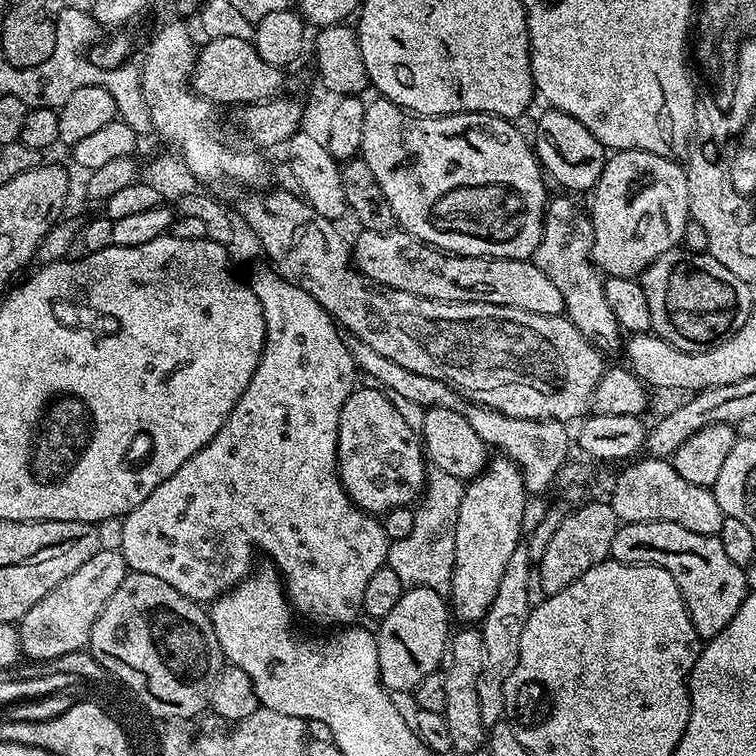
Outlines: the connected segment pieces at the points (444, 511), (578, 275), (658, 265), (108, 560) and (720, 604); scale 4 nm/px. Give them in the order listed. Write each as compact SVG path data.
M431 467L427 471L425 489L414 510L413 529L406 538L393 541L388 548L387 567L394 570L406 590L428 588L444 594L451 589L454 538L465 487L463 481L444 470Z
M560 194L564 196L553 195L547 206L544 208L544 225L542 226L542 238L538 242L536 247L536 254L534 257L534 263L538 266L538 270L542 270L542 274L546 274L546 278L550 278L550 282L554 282L554 286L558 286L558 294L562 294L562 302L564 303L564 312L571 324L582 334L582 338L586 338L586 342L590 342L590 346L594 346L600 351L601 356L605 358L611 358L611 356L621 355L622 352L622 329L620 323L614 318L614 310L610 310L610 302L606 302L606 292L604 290L604 280L601 273L598 271L595 264L592 263L592 247L594 246L594 230L592 229L592 218L587 211L584 212L575 204L573 197L568 194Z
M683 246L674 247L658 257L645 272L641 272L638 279L650 306L651 331L678 346L678 350L701 352L726 342L726 338L730 338L730 334L734 334L734 330L738 330L738 326L742 326L742 322L746 322L754 310L750 285L730 274L730 270L726 270L726 266L722 266L708 252L689 252Z
M98 551L86 566L78 566L70 578L62 578L38 606L30 606L18 622L20 634L20 651L28 660L49 660L62 654L81 651L88 643L98 614L110 602L114 590L122 586L130 569L124 561L124 555L115 552Z
M674 522L621 523L614 534L611 559L623 564L653 564L669 572L678 582L694 630L704 642L713 640L730 626L750 591L744 569L734 566L719 536L694 534L694 530Z

